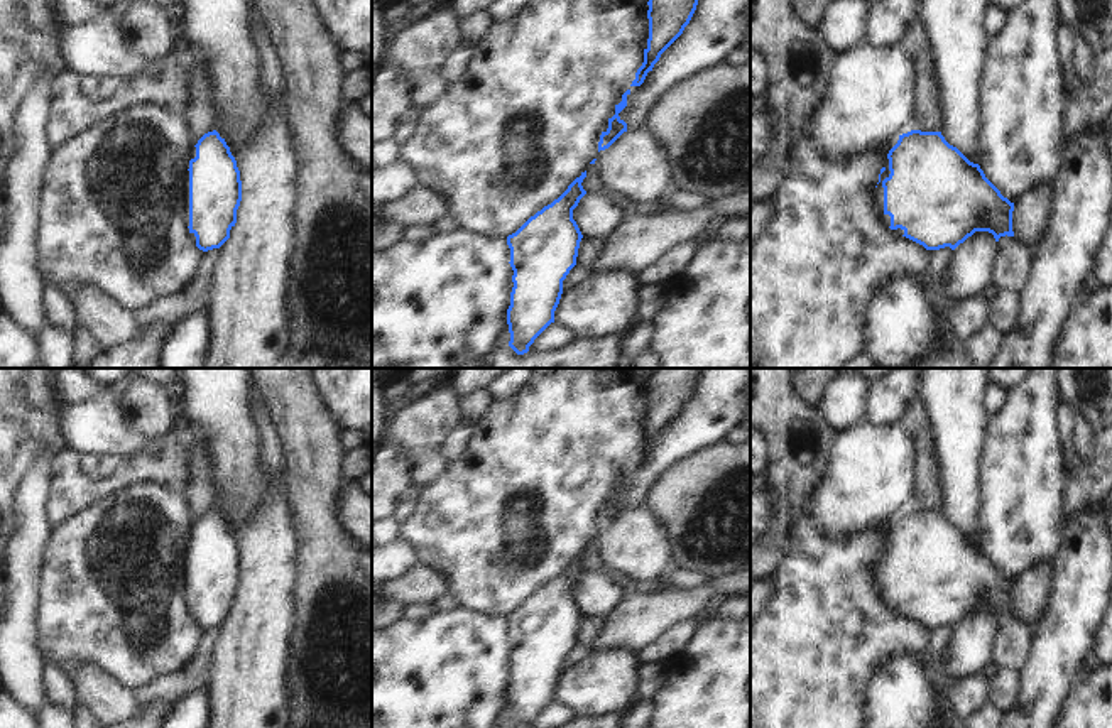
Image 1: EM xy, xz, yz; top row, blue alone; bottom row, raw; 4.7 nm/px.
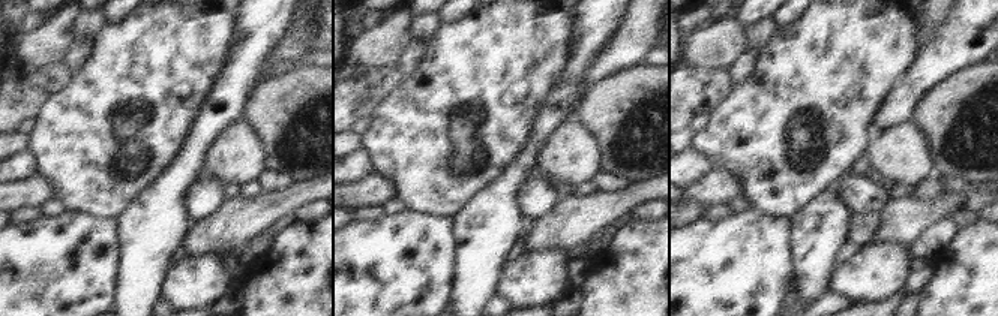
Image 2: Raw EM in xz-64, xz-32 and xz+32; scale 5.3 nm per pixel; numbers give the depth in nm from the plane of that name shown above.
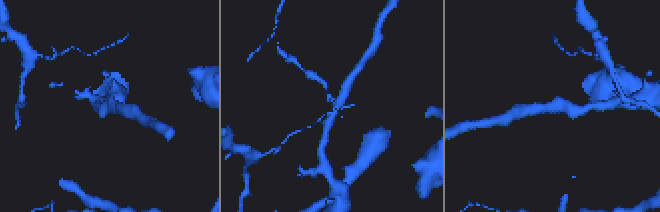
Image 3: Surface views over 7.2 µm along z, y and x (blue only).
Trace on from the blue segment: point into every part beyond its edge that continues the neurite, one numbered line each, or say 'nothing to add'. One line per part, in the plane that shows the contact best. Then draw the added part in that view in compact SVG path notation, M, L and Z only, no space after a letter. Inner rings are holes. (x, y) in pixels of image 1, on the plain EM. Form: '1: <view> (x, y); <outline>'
nothing to add

